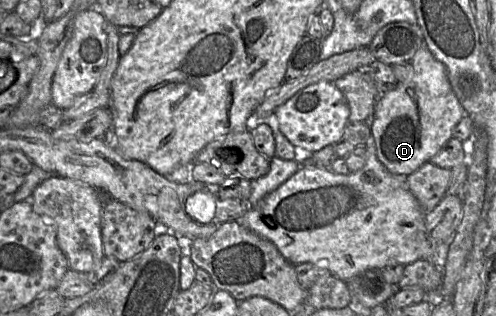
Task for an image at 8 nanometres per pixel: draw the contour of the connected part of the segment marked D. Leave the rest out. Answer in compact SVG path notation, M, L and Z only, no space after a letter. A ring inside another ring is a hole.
M426 44L419 48L410 63L413 66L412 79L405 83L398 82L394 90L382 95L376 104L373 118L369 120L377 158L390 173L403 176L409 176L429 162L453 137L453 129L465 116L465 111L448 80L445 66L435 59Z

